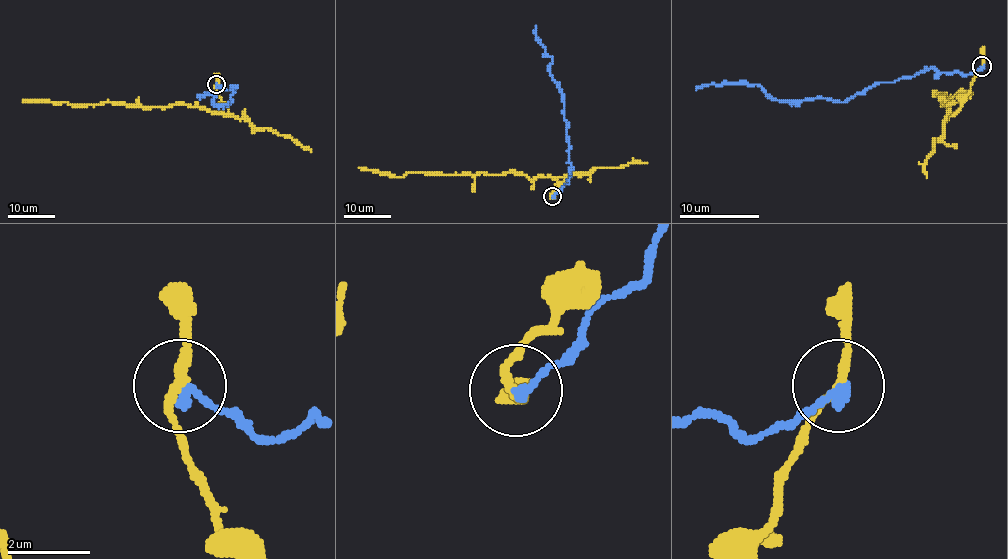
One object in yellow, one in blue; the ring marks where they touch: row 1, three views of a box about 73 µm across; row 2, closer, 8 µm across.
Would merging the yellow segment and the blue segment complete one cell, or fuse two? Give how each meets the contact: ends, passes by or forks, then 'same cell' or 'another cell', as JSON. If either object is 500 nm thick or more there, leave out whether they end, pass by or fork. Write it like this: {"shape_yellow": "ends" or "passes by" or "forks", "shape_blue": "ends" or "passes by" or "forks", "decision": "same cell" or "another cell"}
{"shape_yellow": "passes by", "shape_blue": "ends", "decision": "another cell"}

